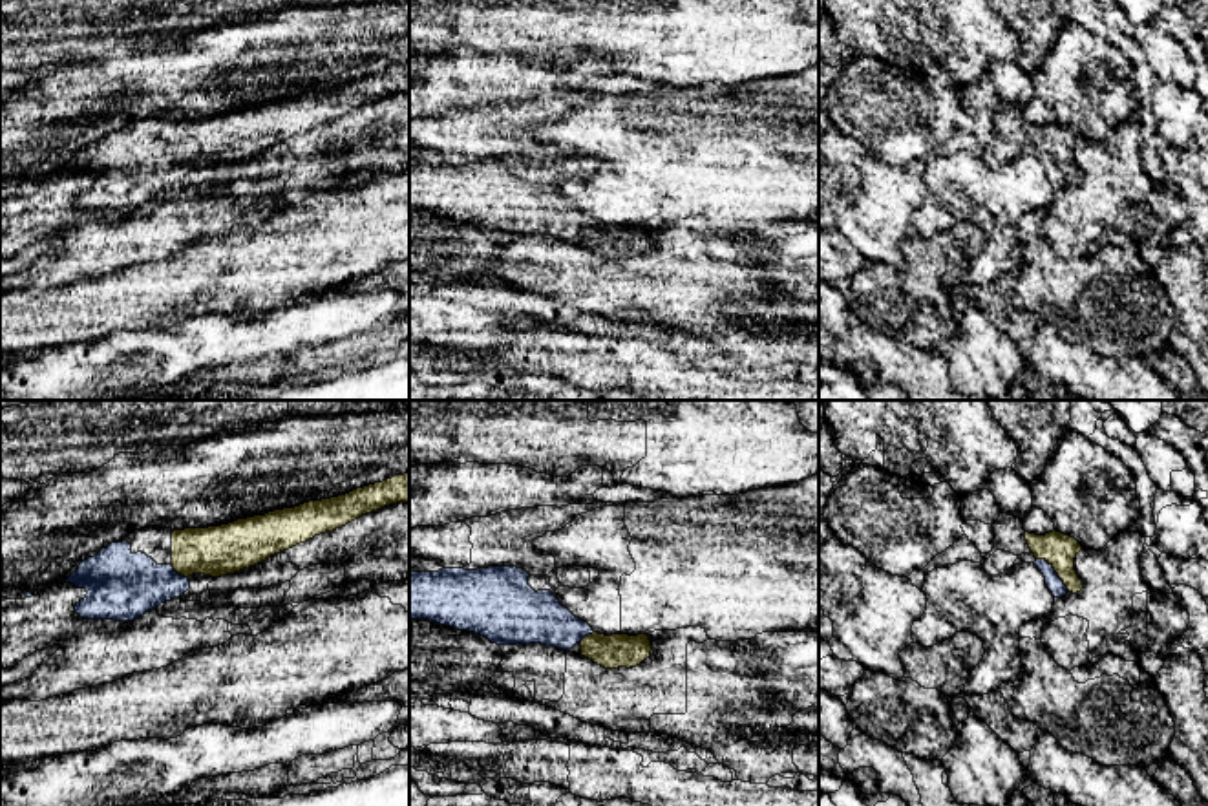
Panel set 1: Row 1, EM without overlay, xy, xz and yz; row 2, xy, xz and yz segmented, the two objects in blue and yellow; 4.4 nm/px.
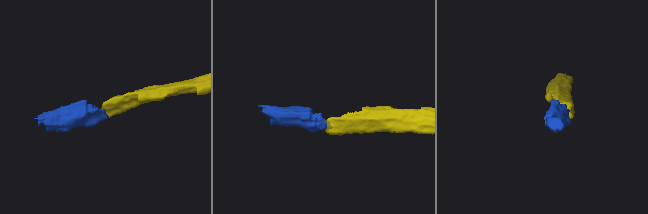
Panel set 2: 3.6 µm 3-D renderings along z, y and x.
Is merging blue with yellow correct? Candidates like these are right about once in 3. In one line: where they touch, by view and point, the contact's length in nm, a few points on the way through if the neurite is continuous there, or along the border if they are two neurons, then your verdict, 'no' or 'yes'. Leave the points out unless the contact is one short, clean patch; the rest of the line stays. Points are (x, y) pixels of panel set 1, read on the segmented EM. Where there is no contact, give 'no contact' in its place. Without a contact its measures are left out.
contact yz (1053, 571); length 200 nm; way yz (1053, 582), (1053, 571), (1057, 549); yes

